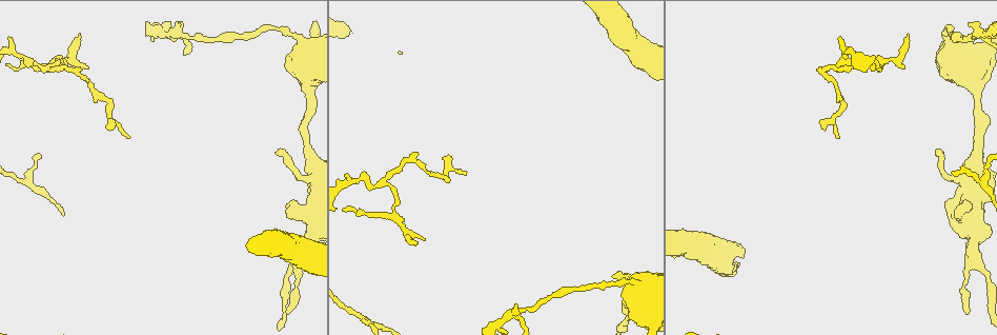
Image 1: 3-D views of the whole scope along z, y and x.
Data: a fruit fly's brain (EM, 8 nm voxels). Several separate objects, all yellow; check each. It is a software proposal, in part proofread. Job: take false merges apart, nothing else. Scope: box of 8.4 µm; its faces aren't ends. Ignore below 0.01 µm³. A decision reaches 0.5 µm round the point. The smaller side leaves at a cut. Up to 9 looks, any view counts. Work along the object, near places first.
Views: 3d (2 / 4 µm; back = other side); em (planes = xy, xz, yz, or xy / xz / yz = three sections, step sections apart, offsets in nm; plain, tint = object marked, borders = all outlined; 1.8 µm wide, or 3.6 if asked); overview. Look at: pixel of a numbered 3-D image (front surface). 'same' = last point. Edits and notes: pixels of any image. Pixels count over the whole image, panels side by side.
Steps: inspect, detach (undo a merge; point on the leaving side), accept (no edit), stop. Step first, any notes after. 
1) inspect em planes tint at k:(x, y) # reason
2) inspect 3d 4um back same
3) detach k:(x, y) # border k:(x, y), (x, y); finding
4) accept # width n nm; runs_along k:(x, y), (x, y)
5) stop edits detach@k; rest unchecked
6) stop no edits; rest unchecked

inspect em planes tint at 1:(876, 58) # abrupt turn

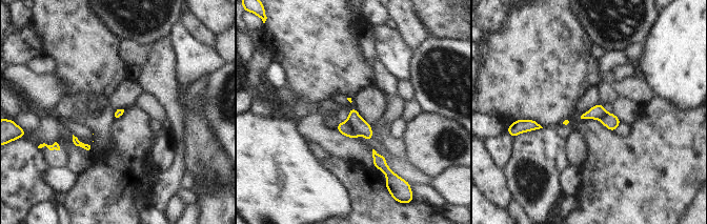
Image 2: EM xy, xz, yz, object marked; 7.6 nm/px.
detach 2:(344, 128) # border 2:(346, 121), (357, 134); a second neuron is stuck on

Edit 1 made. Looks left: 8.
inspect em planes tint at 1:(844, 107) # sharp bend

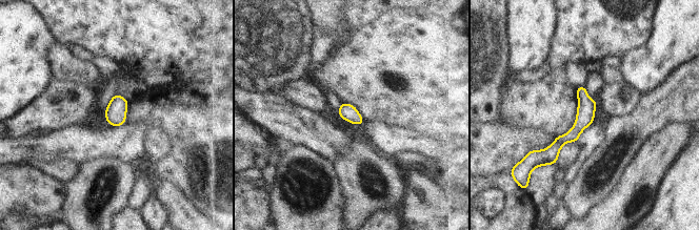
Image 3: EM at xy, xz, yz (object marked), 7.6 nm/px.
accept # runs_along 3:(583, 89), (582, 122), (539, 157); continuous, no second neuron

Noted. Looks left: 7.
inspect 3d 4um at 1:(179, 36) # branch point

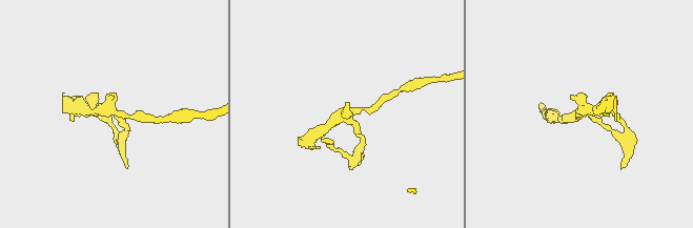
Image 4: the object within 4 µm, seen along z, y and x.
inspect em planes tint at 4:(110, 110) # need the tissue

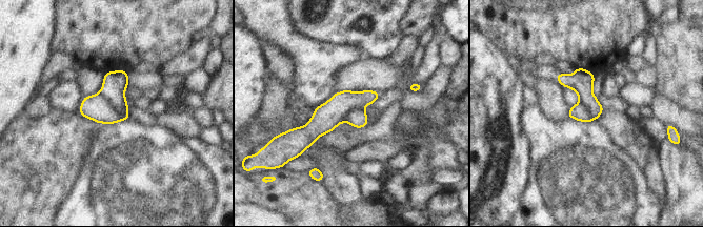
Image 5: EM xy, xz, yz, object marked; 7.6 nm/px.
detach 5:(115, 83) # border 5:(100, 91), (119, 109), (126, 111); a second neuron is stuck on

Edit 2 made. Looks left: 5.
inspect em planes tint at 1:(973, 260)

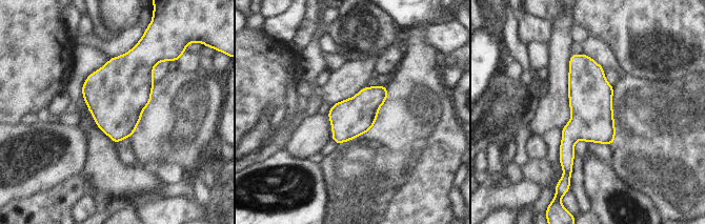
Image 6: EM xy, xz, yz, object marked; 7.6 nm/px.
accept # width 300 nm; runs_along 6:(583, 57), (566, 172); one neuron here

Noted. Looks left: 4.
stop edits detach@2, detach@5; rest unchecked

